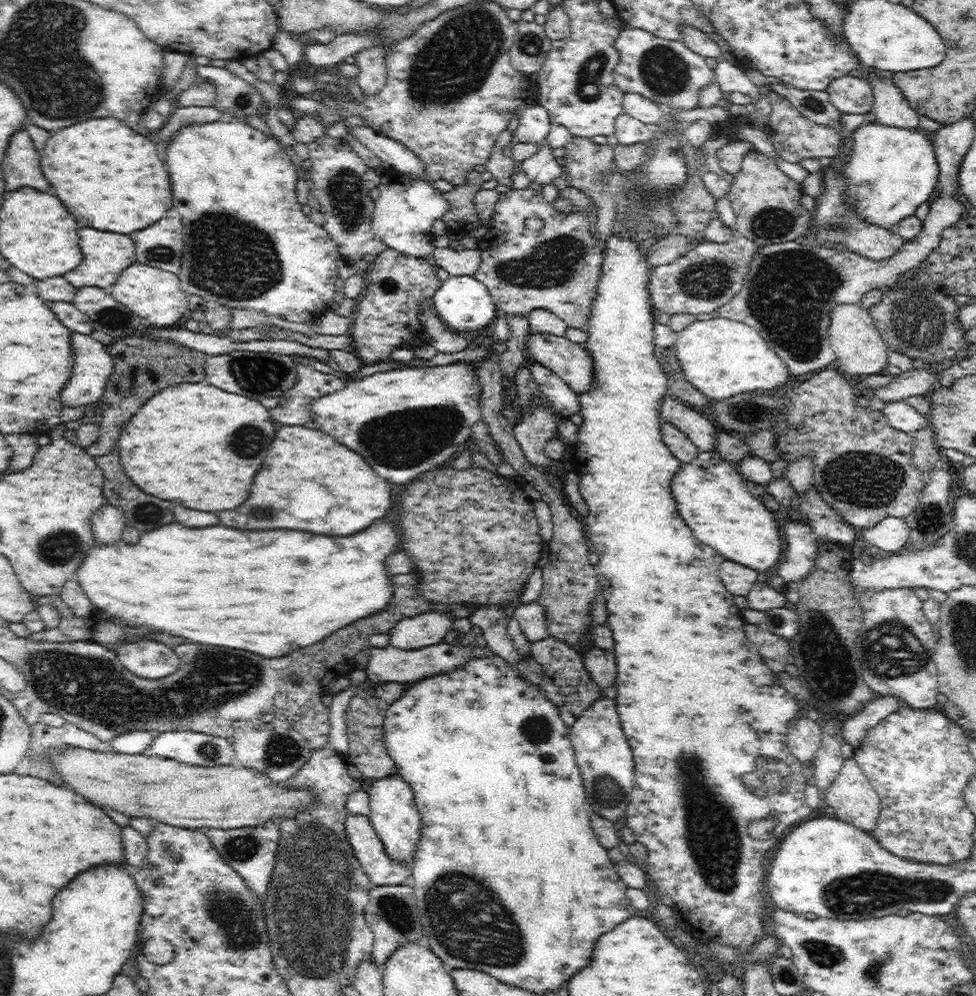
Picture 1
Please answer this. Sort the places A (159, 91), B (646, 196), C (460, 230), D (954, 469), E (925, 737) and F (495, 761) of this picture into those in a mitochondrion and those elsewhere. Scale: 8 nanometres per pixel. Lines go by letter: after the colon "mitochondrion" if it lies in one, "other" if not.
A: other
B: other
C: other
D: other
E: other
F: other

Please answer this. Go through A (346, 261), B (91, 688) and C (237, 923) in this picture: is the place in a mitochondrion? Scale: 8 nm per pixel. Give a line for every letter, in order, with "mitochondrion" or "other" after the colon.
A: other
B: mitochondrion
C: mitochondrion

